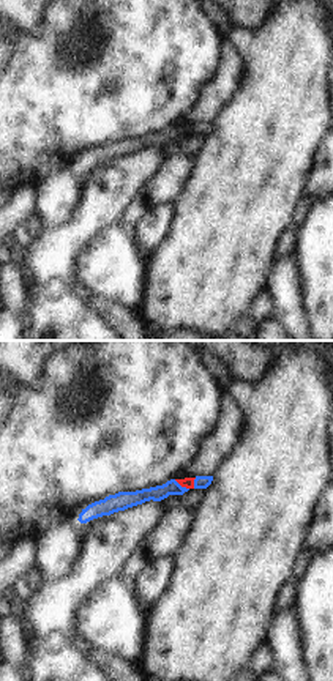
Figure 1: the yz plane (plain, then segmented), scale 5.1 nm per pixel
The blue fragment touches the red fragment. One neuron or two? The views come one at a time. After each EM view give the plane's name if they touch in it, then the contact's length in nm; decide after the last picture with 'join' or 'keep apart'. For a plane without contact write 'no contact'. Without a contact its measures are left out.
contact in yz; length 90 nm

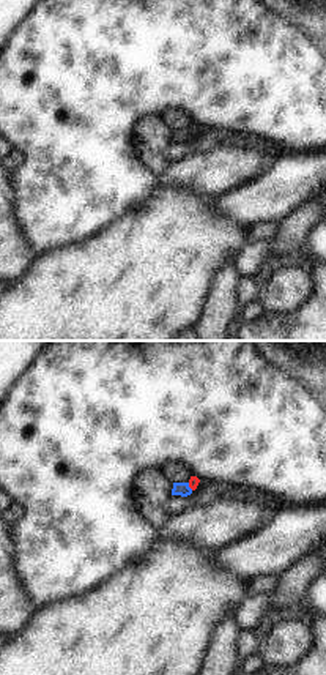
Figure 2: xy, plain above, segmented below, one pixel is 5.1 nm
contact in xy; length 50 nm

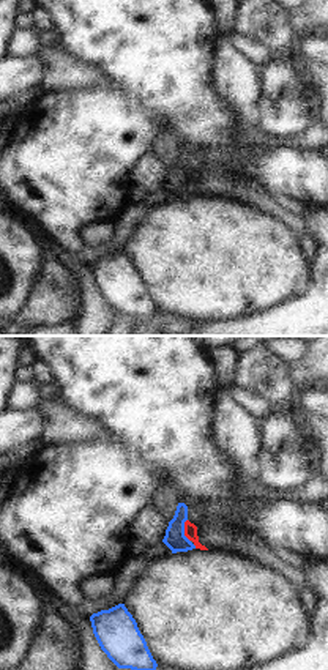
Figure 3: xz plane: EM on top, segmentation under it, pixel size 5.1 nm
contact in xz; length 120 nm

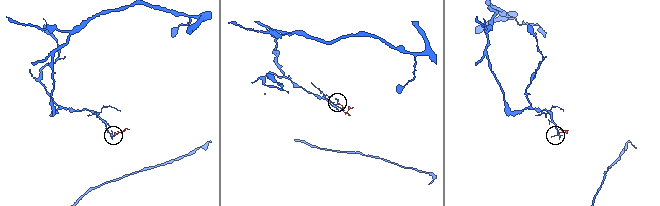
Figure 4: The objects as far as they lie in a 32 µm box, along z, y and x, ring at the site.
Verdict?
join

